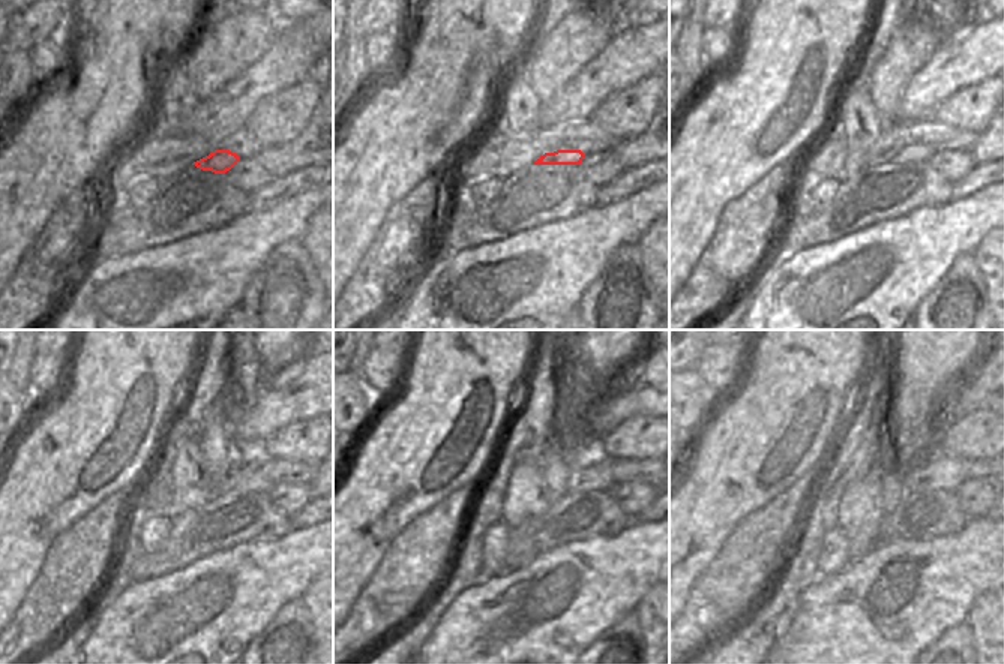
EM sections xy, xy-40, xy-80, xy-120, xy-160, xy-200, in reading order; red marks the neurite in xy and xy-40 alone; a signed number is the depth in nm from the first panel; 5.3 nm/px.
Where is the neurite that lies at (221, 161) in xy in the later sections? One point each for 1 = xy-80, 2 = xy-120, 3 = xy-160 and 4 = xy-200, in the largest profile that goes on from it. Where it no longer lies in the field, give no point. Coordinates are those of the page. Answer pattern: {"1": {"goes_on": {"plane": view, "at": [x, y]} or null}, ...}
{"1": {"goes_on": {"plane": "xy-80", "at": [916, 153]}}, "2": {"goes_on": {"plane": "xy-120", "at": [240, 478]}}, "3": {"goes_on": {"plane": "xy-160", "at": [595, 474]}}, "4": {"goes_on": {"plane": "xy-200", "at": [928, 472]}}}

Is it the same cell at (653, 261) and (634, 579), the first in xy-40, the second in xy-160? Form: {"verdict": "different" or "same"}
{"verdict": "different"}

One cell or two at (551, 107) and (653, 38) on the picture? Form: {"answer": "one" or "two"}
{"answer": "one"}

